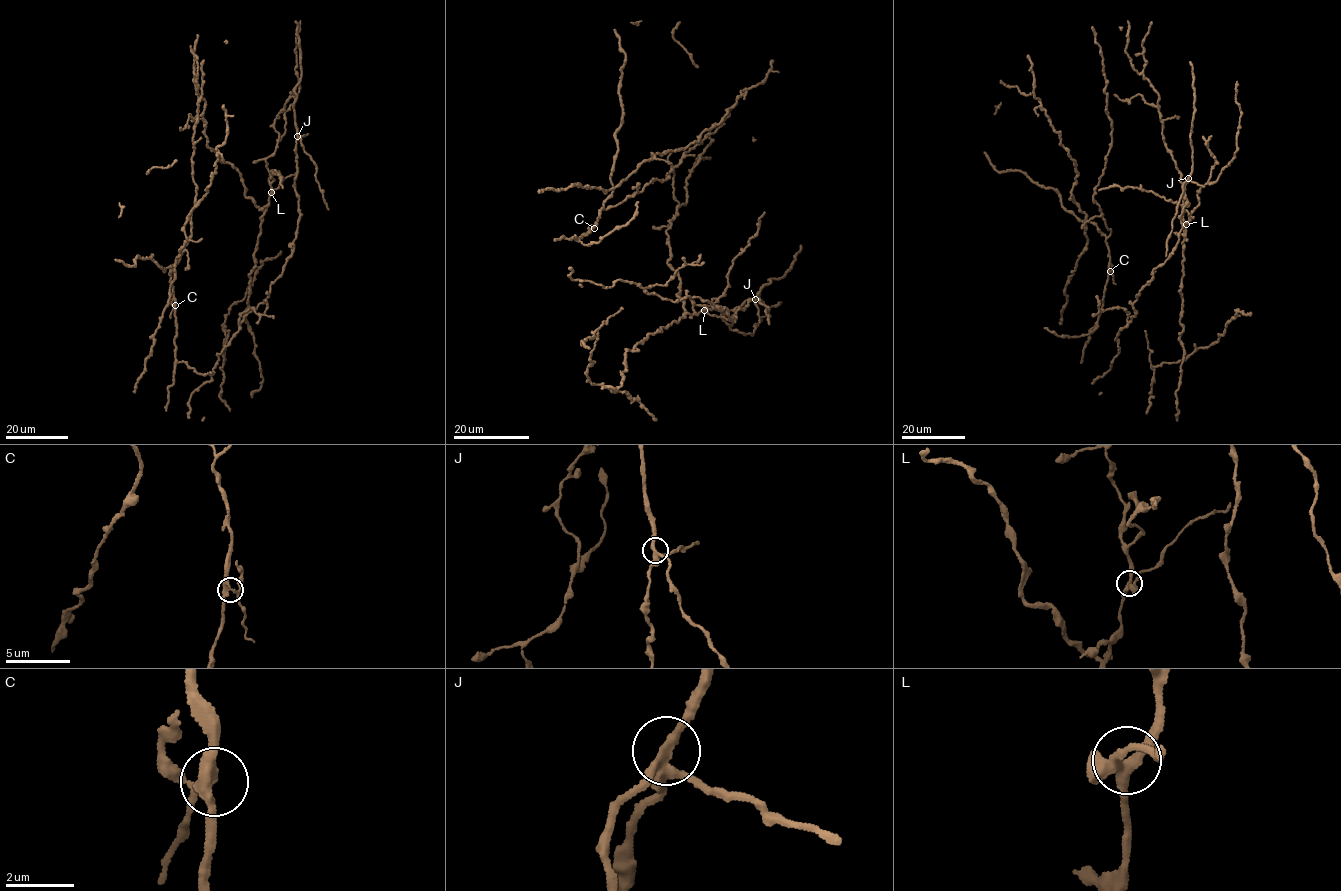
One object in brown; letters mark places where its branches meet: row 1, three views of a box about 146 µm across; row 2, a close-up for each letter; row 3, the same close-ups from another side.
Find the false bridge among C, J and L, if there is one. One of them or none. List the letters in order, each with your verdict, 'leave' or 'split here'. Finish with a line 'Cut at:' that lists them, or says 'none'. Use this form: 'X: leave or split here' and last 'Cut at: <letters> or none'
C: leave
J: split here
L: leave
Cut at: J

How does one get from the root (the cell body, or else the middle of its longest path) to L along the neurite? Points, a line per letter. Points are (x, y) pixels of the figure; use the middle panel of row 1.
L: (669, 228), (667, 262), (679, 277), (676, 296), (686, 312), (704, 310)

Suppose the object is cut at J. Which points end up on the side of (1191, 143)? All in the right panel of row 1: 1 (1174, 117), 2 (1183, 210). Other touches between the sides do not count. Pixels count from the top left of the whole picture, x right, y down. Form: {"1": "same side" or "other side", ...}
{"1": "other side", "2": "other side"}

